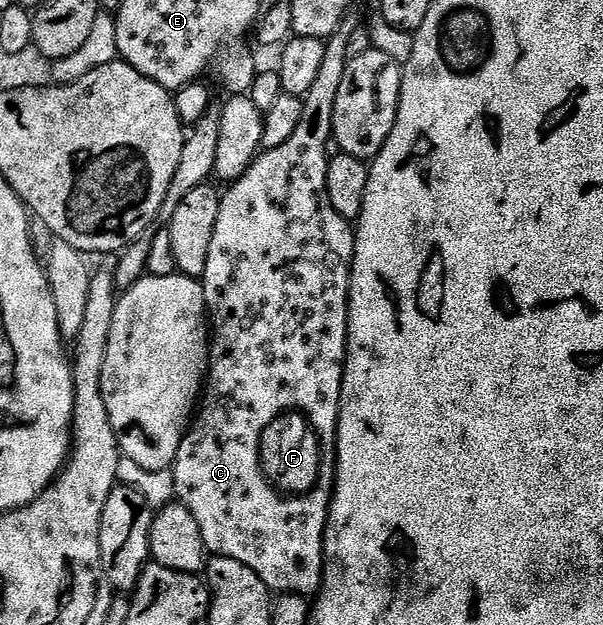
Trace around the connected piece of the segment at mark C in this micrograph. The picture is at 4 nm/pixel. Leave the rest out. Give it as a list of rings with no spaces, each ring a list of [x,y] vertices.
[[[339,30],[334,33],[333,36],[329,37],[325,41],[326,49],[324,50],[324,62],[320,62],[320,71],[316,74],[316,79],[312,81],[312,90],[308,90],[306,96],[301,97],[302,101],[302,113],[300,114],[299,125],[296,126],[296,130],[292,132],[292,136],[288,138],[283,145],[276,146],[274,149],[259,151],[258,155],[254,157],[254,160],[250,164],[250,168],[240,177],[238,180],[233,181],[229,185],[230,188],[221,197],[222,205],[218,211],[218,217],[216,218],[216,230],[212,234],[212,246],[208,246],[208,262],[204,266],[204,274],[200,278],[200,283],[202,289],[204,290],[204,298],[206,299],[206,310],[208,313],[208,324],[212,329],[212,335],[210,336],[210,358],[208,361],[208,371],[206,373],[206,379],[204,381],[204,395],[200,400],[200,407],[197,409],[196,415],[193,417],[192,423],[189,425],[188,431],[185,436],[183,436],[180,442],[180,450],[176,454],[174,463],[172,465],[172,471],[175,478],[175,492],[174,495],[180,501],[180,503],[191,511],[192,517],[196,518],[196,523],[200,528],[200,534],[203,536],[203,542],[205,547],[209,549],[211,553],[217,554],[219,556],[227,556],[232,558],[236,562],[240,562],[244,566],[248,566],[248,570],[252,570],[259,578],[260,582],[264,582],[264,586],[274,594],[289,594],[291,596],[305,596],[307,598],[313,597],[317,593],[318,589],[322,587],[322,543],[326,537],[326,520],[330,517],[330,498],[334,494],[334,474],[336,471],[335,465],[333,463],[328,464],[328,462],[322,462],[319,466],[319,478],[315,482],[314,488],[310,492],[305,492],[302,495],[287,495],[278,491],[273,484],[268,481],[264,472],[262,471],[261,458],[259,456],[259,444],[261,442],[262,432],[267,426],[274,420],[276,414],[281,413],[301,413],[303,416],[309,420],[310,426],[314,429],[315,435],[318,436],[319,440],[323,445],[328,446],[328,444],[333,445],[335,443],[336,437],[338,435],[338,407],[340,406],[340,394],[342,393],[342,375],[346,369],[346,323],[348,322],[348,310],[346,309],[346,303],[350,301],[350,264],[354,261],[354,228],[352,227],[351,221],[345,220],[340,214],[336,214],[332,210],[330,205],[330,199],[326,193],[326,165],[328,163],[328,151],[326,152],[326,143],[329,145],[332,140],[332,133],[334,131],[334,107],[336,106],[336,90],[340,90],[340,78],[344,78],[344,70],[346,69],[346,61],[348,59],[346,55],[346,50],[348,48],[348,42],[350,41],[349,35],[345,31]]]

